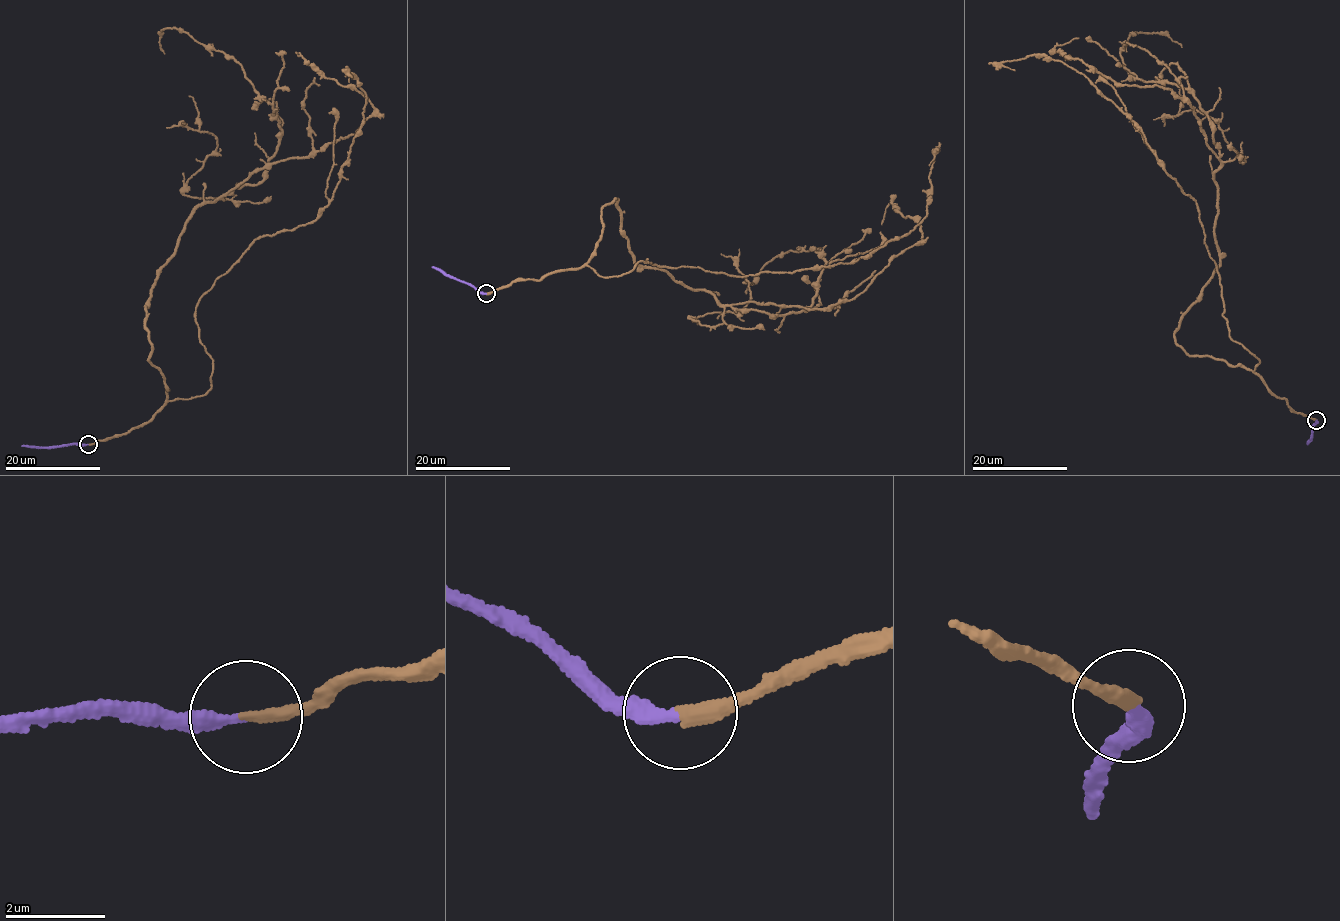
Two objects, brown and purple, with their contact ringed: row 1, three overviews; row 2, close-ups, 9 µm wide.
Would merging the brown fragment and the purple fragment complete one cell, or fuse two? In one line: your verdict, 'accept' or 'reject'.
accept

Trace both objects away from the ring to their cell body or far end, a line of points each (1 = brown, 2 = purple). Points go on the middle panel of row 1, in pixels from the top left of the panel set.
1: (486, 293), (588, 262), (614, 198), (640, 266), (723, 304), (829, 307), (922, 240), (891, 199), (881, 224)
2: (486, 293), (480, 294), (469, 285), (432, 267)

